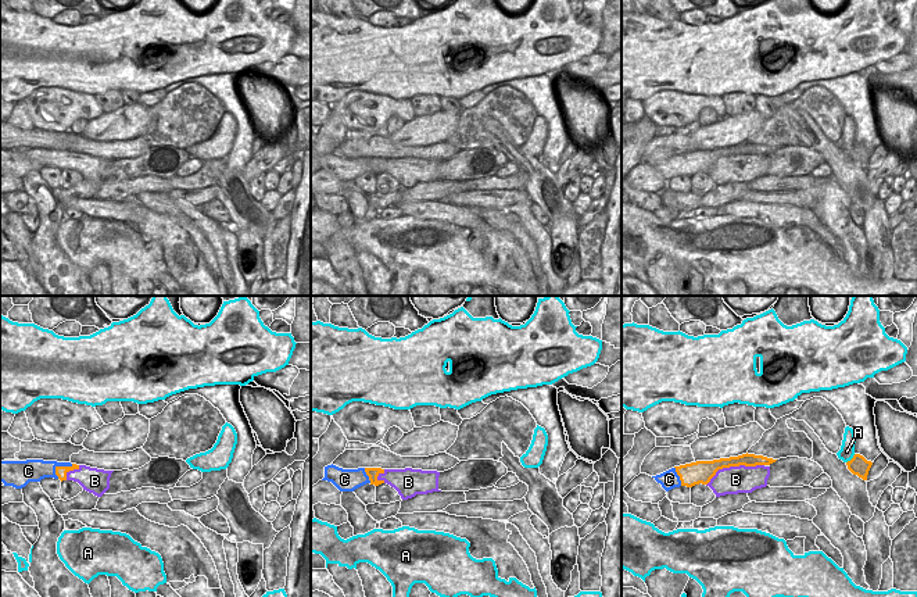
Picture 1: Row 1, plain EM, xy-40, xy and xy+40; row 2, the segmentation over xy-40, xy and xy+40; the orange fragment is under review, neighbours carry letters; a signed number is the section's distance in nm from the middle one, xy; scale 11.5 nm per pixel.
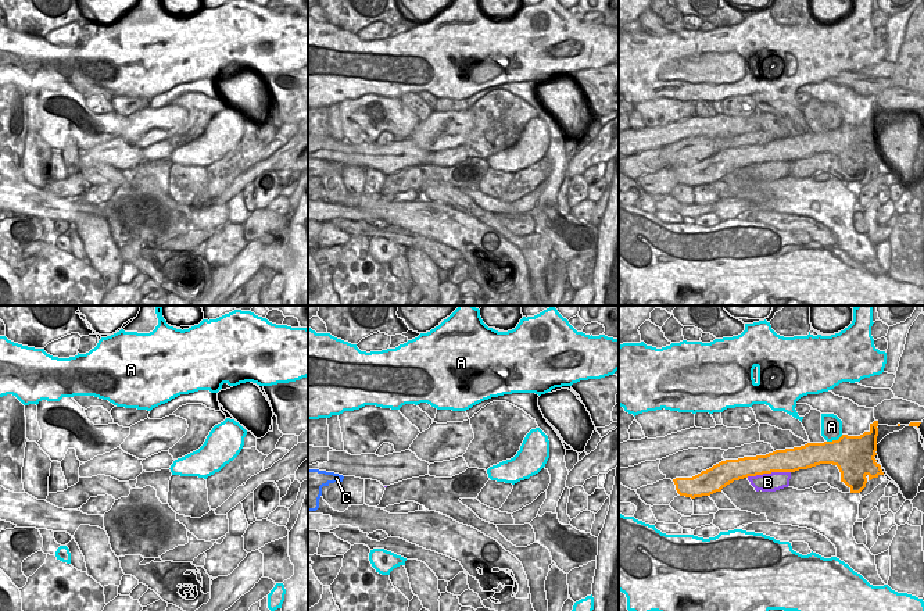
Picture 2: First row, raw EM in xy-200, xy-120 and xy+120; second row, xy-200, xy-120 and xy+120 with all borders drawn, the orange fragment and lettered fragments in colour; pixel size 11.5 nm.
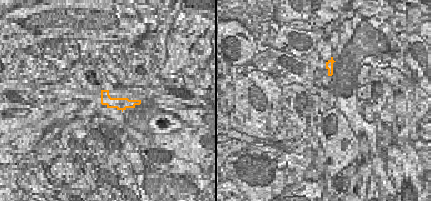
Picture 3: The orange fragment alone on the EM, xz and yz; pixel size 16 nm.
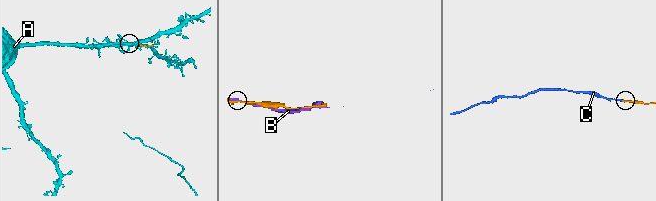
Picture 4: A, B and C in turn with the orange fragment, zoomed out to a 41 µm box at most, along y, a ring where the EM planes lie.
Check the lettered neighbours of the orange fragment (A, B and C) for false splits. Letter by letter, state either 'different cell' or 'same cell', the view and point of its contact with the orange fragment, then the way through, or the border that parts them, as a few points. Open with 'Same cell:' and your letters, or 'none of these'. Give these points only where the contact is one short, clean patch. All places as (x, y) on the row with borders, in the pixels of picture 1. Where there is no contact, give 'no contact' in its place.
Same cell: none of these
A: different cell; meets orange in xy+40 at (852, 458)
B: different cell; meets orange in xy+40 at (733, 465)
C: different cell; meets orange in xy-40 at (58, 467)

